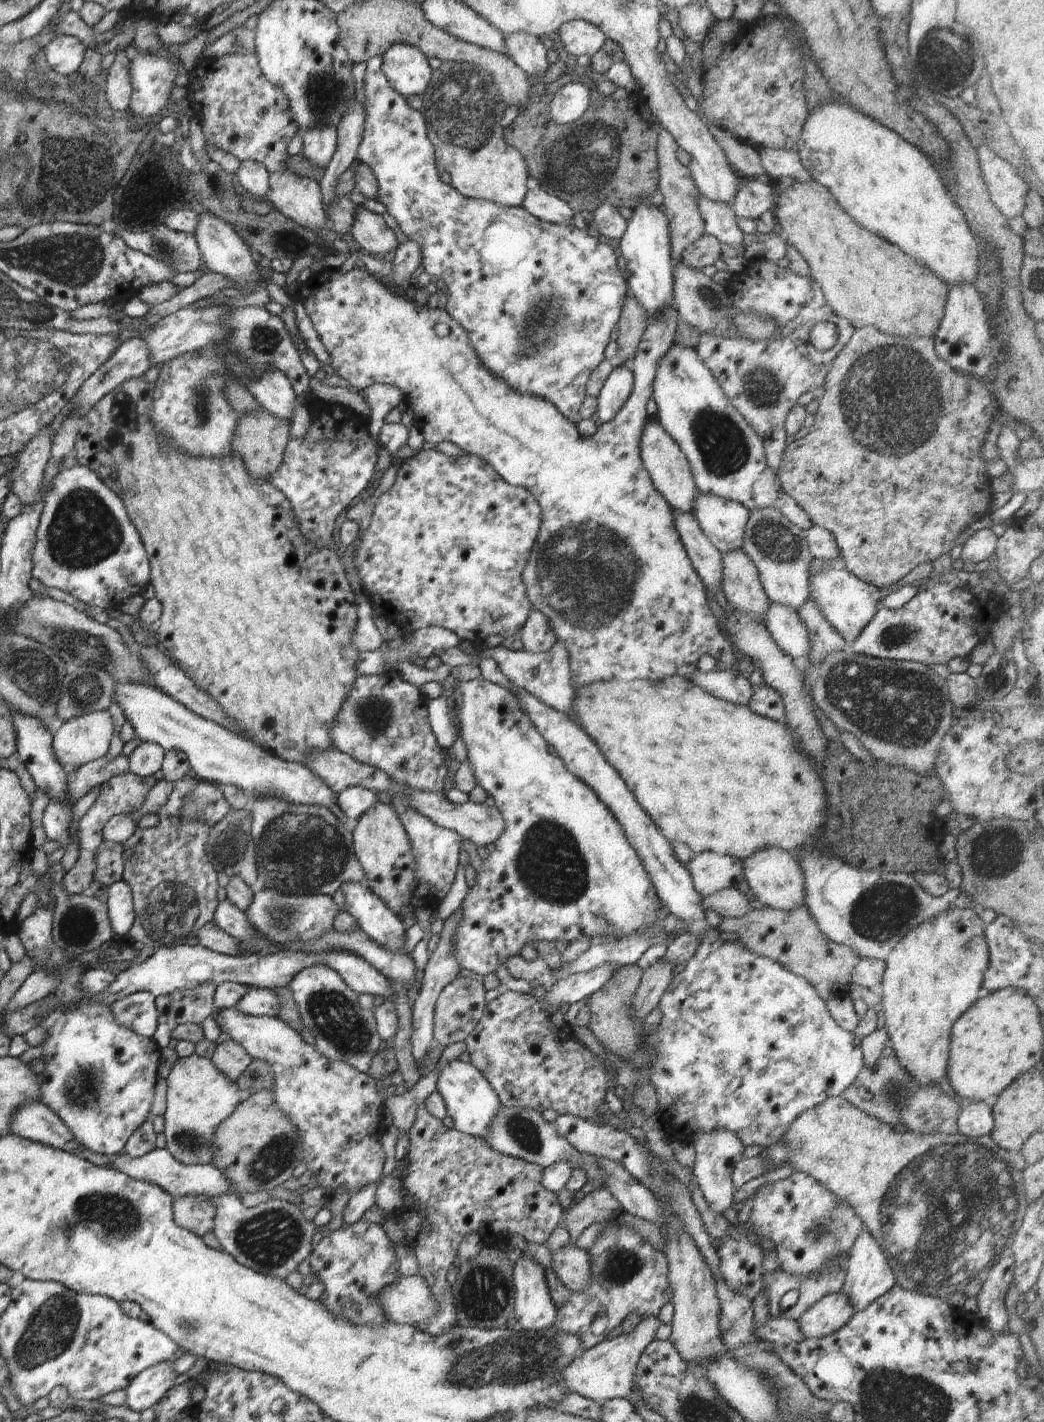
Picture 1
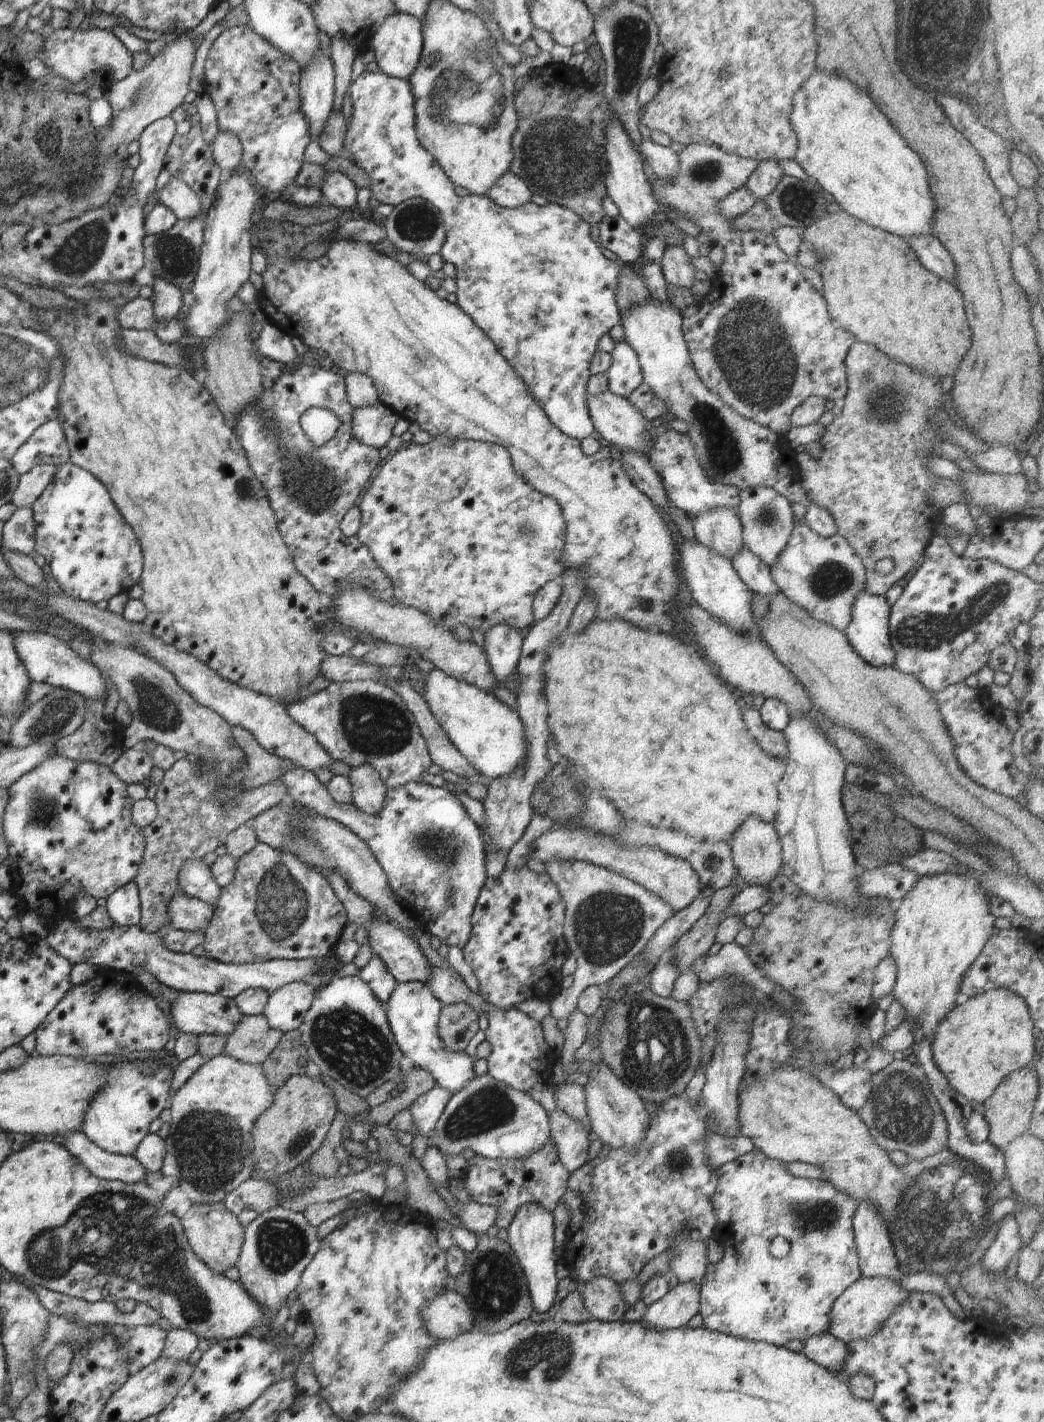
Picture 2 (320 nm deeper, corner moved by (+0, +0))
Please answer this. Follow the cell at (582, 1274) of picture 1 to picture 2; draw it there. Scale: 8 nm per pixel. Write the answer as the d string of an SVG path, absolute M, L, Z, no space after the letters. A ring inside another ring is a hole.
M596 1277L587 1282L582 1294L585 1307L594 1319L604 1322L622 1321L628 1311L621 1294L621 1286L608 1277Z

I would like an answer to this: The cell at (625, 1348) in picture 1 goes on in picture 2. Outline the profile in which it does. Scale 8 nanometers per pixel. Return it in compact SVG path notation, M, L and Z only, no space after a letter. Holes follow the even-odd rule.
M678 1283L666 1293L666 1296L647 1306L648 1311L641 1322L659 1331L685 1327L699 1313L699 1288L696 1283Z

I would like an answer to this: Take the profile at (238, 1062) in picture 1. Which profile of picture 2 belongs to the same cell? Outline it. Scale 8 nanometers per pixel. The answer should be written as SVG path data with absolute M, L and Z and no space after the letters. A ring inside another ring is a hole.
M263 1014L243 1015L236 1028L227 1037L223 1054L240 1062L261 1065L283 1037L281 1030L272 1028Z

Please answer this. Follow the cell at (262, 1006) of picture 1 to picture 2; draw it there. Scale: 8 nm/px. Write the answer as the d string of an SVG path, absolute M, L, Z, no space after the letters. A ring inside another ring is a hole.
M293 982L269 994L263 1015L276 1030L293 1031L299 1028L305 1014L311 1009L316 988L312 985Z

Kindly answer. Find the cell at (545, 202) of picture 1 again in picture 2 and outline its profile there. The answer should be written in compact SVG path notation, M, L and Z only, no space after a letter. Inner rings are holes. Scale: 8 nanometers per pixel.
M508 171L500 176L484 195L501 207L516 208L530 201L533 194L522 179Z

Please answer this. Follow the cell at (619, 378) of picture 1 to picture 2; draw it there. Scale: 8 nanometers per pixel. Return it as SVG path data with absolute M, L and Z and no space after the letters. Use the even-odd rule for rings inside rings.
M626 340L615 342L610 355L611 363L606 372L609 378L609 390L619 397L627 398L643 383L638 355Z

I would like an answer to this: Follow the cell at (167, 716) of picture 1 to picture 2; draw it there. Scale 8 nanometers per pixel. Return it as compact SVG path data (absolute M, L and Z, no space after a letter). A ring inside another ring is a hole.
M10 631L20 662L24 665L30 680L45 682L52 687L80 693L85 698L104 699L108 696L105 679L99 668L78 656L69 643L44 631Z

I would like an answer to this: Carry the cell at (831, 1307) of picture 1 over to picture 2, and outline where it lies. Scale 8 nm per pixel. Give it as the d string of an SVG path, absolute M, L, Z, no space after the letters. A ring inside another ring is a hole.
M861 1276L834 1301L832 1310L828 1313L829 1333L846 1345L858 1339L871 1337L884 1326L888 1317L907 1301L909 1294L901 1287L899 1280Z

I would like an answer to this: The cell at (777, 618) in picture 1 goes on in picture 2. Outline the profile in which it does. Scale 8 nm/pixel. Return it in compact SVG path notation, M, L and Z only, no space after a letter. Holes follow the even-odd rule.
M742 547L731 556L731 563L740 580L745 582L752 592L764 596L780 593L778 585L772 578L770 567L751 550Z

